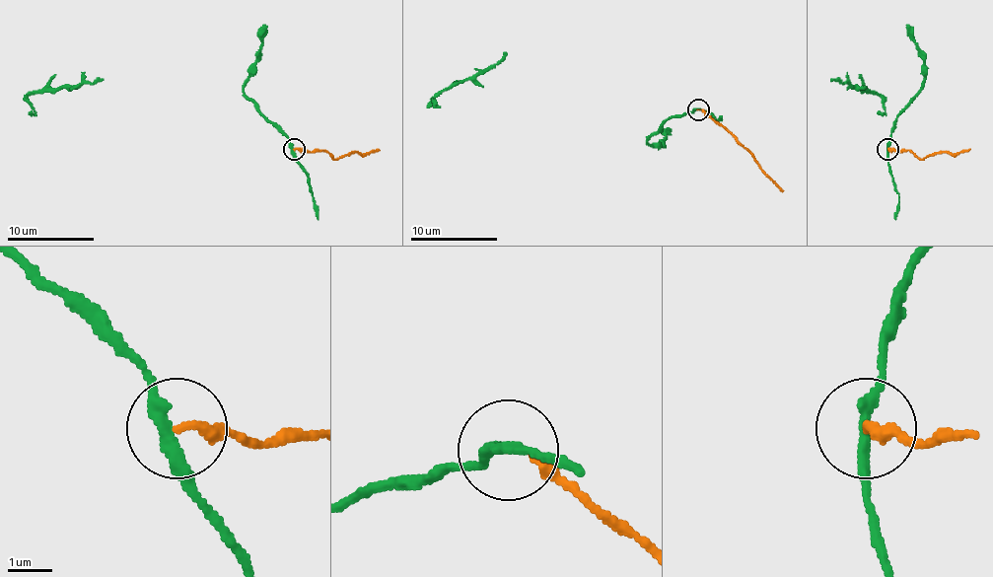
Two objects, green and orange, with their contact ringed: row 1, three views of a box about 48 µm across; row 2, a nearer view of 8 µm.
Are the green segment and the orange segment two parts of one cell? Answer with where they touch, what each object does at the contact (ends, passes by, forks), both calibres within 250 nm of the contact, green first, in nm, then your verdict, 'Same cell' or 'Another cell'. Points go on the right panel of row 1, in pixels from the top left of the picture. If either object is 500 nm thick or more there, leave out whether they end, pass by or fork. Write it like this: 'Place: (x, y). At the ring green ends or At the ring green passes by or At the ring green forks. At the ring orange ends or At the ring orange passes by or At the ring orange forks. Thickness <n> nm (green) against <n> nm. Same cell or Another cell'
Place: (887, 149). At the ring green passes by. At the ring orange ends. Thickness 280 nm (green) against 200 nm. Another cell

